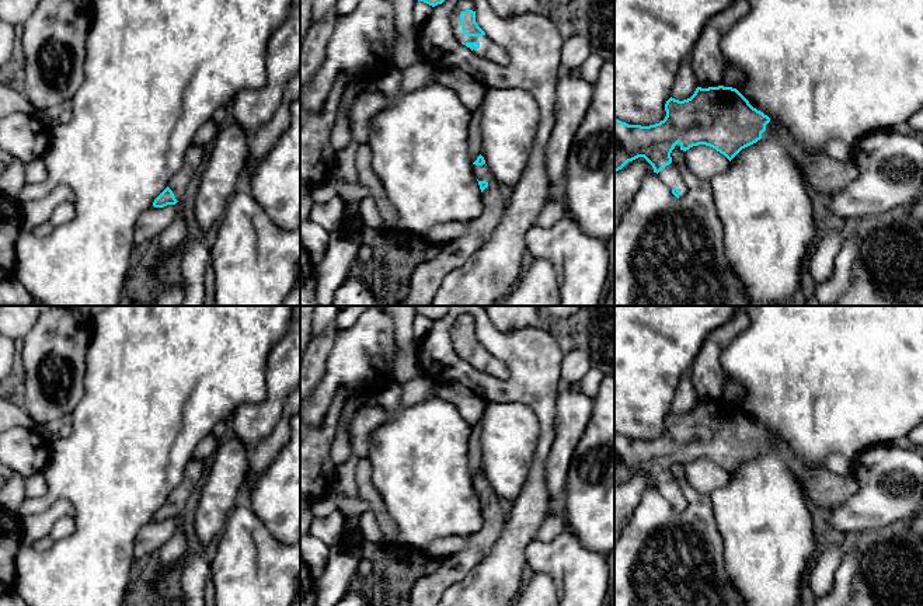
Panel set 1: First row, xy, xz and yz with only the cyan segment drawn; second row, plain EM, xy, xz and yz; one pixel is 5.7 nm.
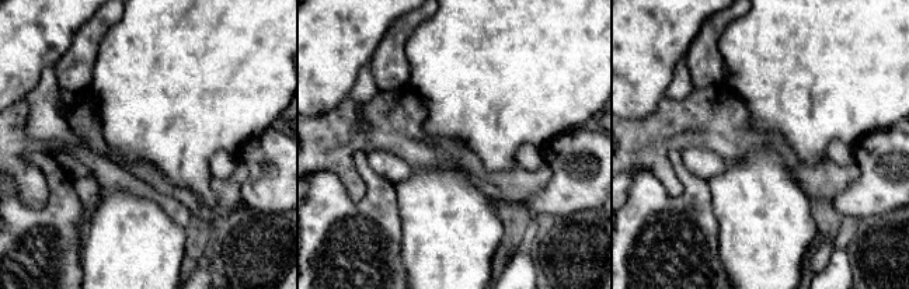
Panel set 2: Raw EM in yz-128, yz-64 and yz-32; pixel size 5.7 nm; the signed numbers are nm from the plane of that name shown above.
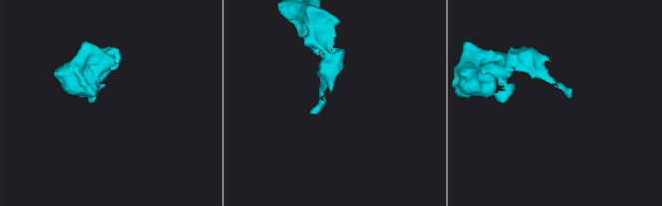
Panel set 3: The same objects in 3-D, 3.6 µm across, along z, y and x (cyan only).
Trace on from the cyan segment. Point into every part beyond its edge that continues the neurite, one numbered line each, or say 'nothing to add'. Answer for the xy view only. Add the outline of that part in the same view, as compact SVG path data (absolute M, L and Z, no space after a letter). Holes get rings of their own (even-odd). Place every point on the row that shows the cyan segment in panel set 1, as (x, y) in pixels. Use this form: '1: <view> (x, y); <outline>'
1: xy (178, 183); M191 144L184 157L182 167L173 175L168 188L173 191L177 201L180 201L194 175L203 160L203 149L199 144Z

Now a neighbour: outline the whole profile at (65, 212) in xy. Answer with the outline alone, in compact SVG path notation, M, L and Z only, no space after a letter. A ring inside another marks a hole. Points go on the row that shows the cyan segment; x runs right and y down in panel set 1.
M63 202L59 206L56 206L49 222L53 226L65 224L70 222L74 217L74 215L76 215L76 209L73 202Z

